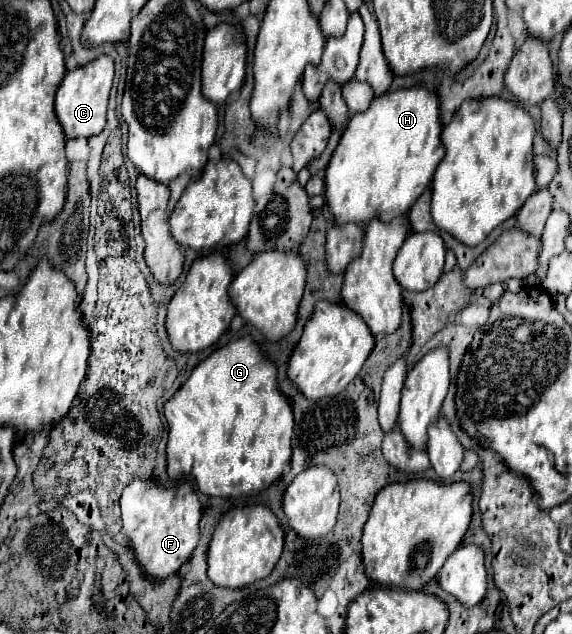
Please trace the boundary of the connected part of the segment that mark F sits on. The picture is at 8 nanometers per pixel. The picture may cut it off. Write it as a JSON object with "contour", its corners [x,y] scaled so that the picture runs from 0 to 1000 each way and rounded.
{"contour":[[[236,757],[212,779],[212,820],[215,839],[229,855],[236,883],[257,909],[285,915],[309,905],[320,886],[327,886],[348,855],[348,820],[351,795],[330,763],[306,773],[281,770],[271,757]]]}

